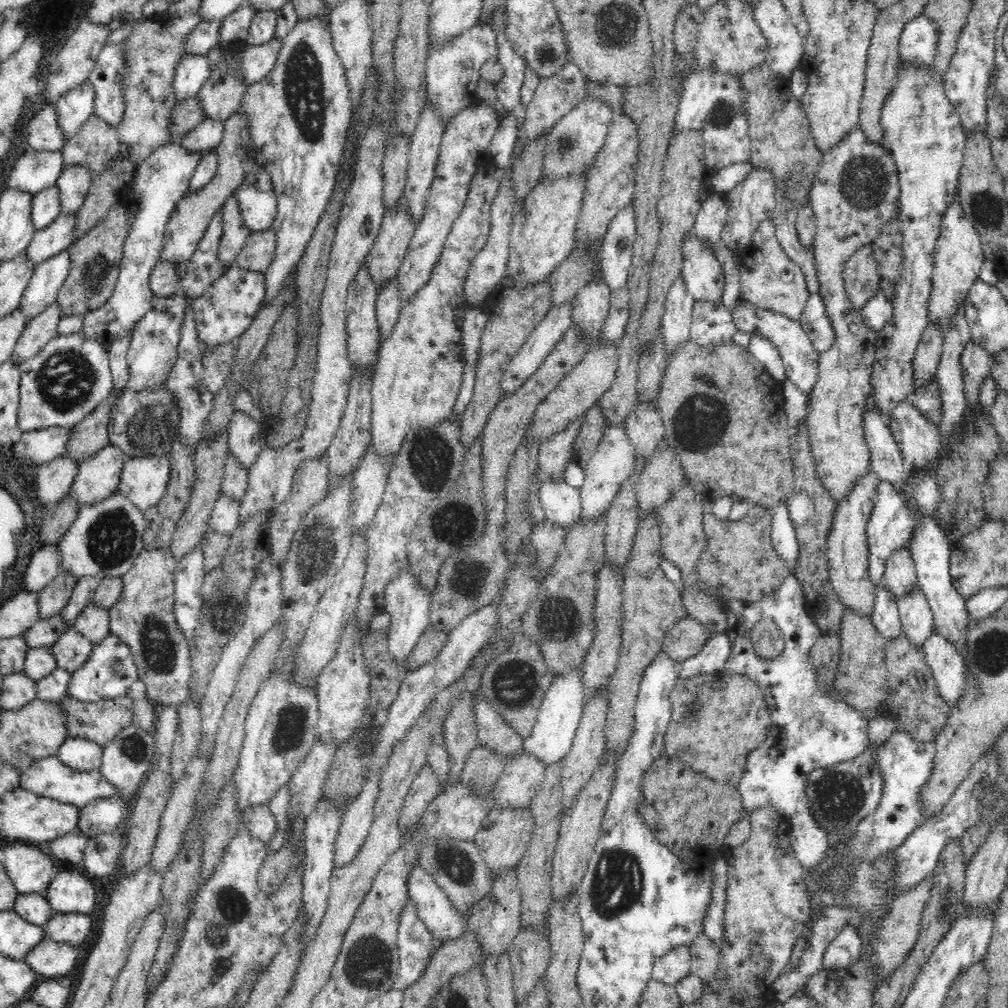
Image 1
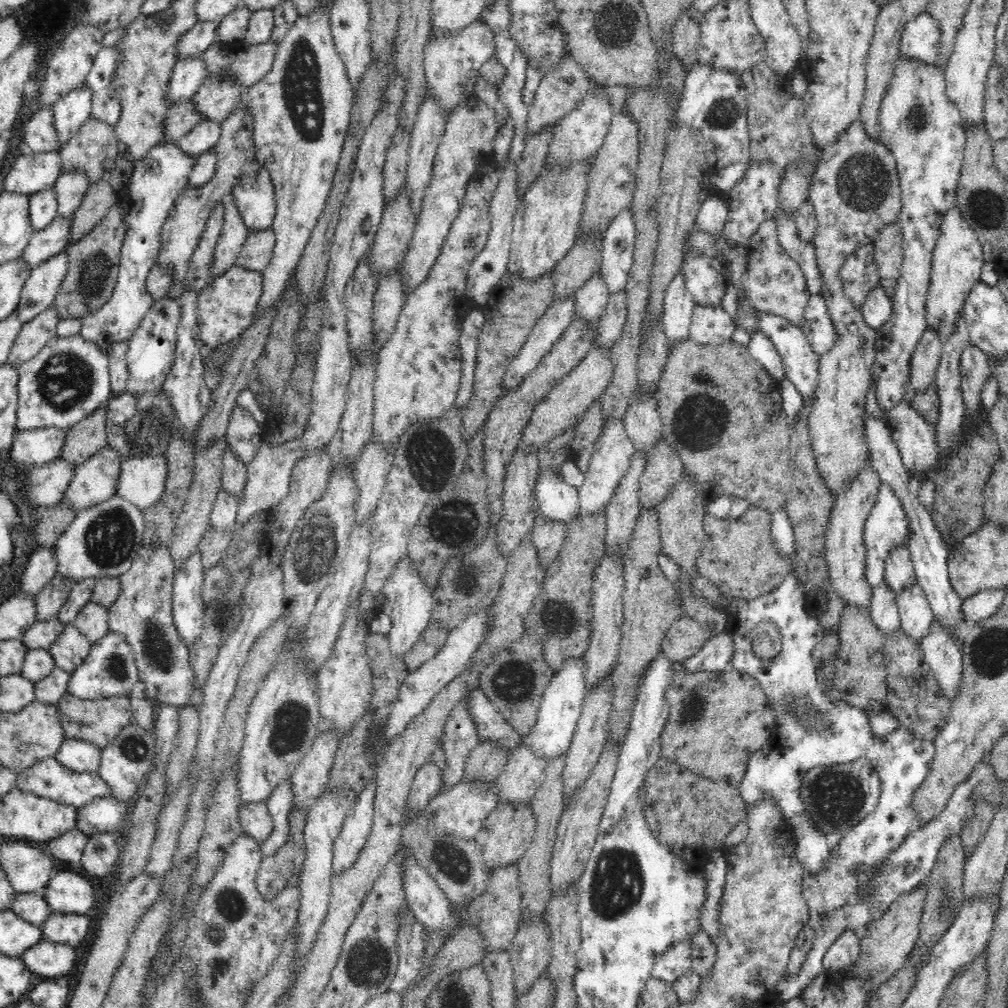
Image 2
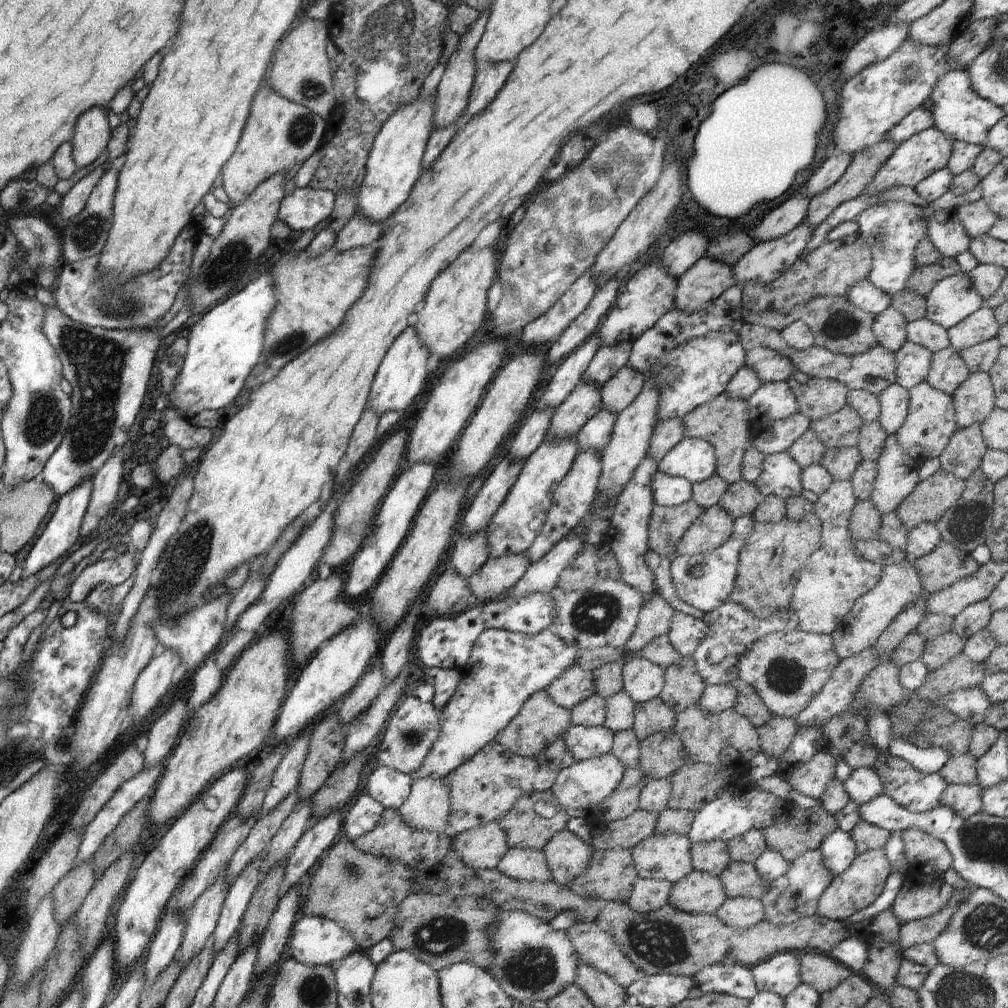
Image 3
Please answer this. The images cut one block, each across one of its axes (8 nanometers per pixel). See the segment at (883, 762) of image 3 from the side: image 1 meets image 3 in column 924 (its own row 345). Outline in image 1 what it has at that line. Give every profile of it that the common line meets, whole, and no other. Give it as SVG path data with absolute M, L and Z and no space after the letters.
M745 299L738 302L731 314L737 329L742 329L742 331L751 335L760 333L760 335L764 335L772 342L783 360L786 378L791 380L797 386L797 389L809 398L819 376L819 352L814 350L811 340L804 332L802 323L798 320L792 320L779 312L758 308Z

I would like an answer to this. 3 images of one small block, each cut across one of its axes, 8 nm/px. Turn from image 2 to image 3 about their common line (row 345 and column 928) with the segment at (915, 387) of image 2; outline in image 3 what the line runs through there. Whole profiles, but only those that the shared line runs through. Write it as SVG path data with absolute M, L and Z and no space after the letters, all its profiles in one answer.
M975 887L968 888L968 890L966 888L964 890L952 890L948 904L944 908L940 908L940 912L934 912L932 916L922 918L922 920L901 923L898 938L900 938L902 949L922 943L934 942L948 928L950 918L972 896L974 889Z

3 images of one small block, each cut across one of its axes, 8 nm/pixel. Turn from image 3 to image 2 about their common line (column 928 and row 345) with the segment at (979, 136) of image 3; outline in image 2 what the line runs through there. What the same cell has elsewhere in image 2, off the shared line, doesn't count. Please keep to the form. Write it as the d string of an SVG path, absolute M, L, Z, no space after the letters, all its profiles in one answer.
M176 144L160 145L152 148L144 159L135 160L130 180L126 184L118 202L127 229L121 248L119 275L110 300L102 308L82 318L80 334L83 340L97 344L109 354L114 342L130 340L138 324L150 312L155 303L146 288L146 277L155 265L157 252L160 252L161 226L166 222L168 213L175 200L189 182L196 157L188 157Z

